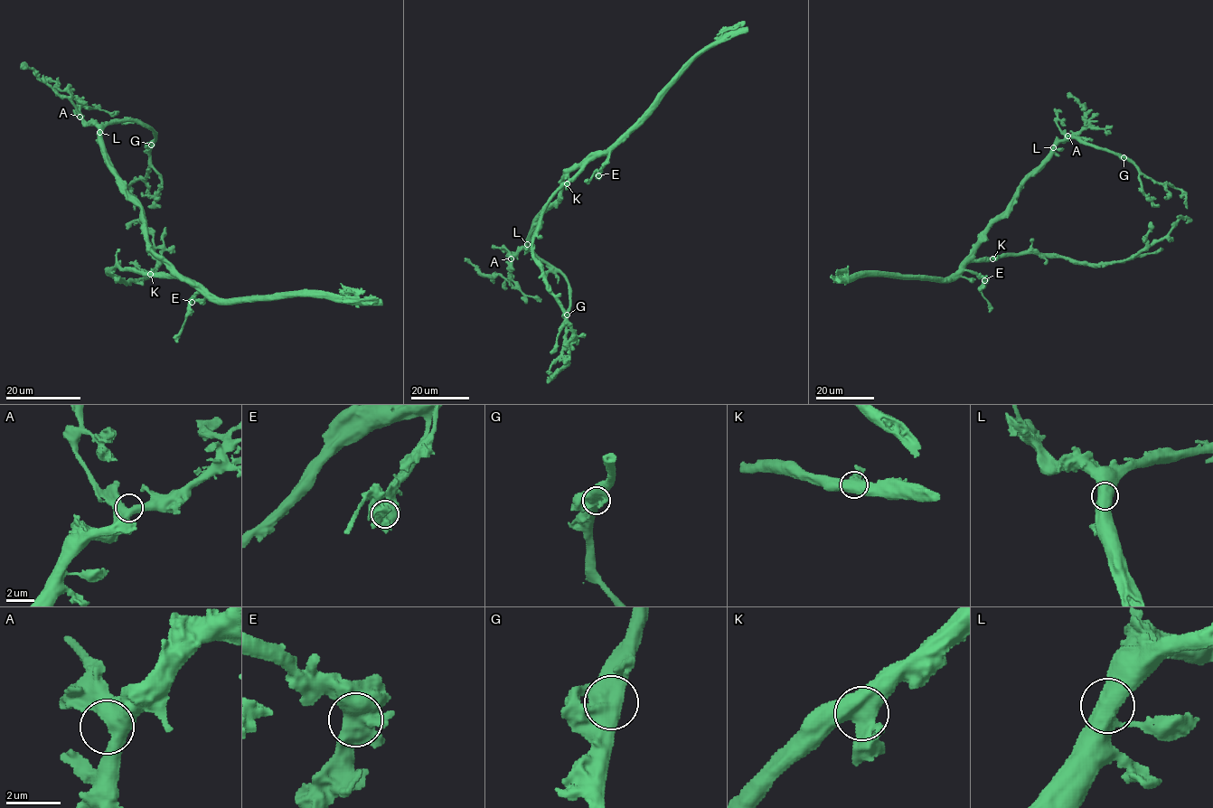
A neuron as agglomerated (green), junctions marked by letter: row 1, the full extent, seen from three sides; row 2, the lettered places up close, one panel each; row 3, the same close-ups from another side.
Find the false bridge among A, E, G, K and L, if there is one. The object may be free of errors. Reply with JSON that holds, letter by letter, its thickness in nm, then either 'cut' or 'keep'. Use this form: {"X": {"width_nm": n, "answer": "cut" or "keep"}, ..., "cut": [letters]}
{"A": {"width_nm": 480, "answer": "keep"}, "E": {"width_nm": 600, "answer": "keep"}, "G": {"width_nm": 650, "answer": "keep"}, "K": {"width_nm": 500, "answer": "keep"}, "L": {"width_nm": 650, "answer": "keep"}, "cut": []}

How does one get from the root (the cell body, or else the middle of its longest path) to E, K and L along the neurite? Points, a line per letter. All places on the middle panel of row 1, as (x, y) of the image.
E: (564, 177), (587, 160), (606, 155), (606, 163), (598, 175)
K: (564, 177), (582, 164), (567, 183)
L: (564, 177), (559, 197), (539, 218), (527, 245)

